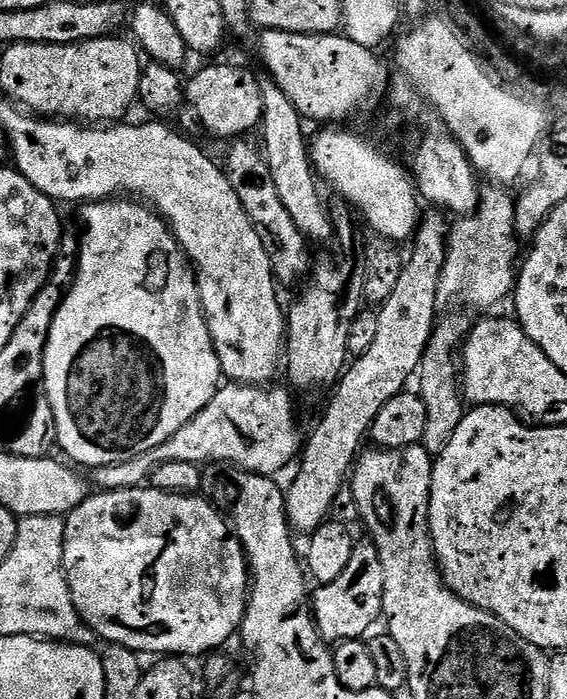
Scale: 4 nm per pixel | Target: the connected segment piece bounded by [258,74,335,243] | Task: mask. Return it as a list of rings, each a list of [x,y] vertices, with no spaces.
[[[261,75],[258,82],[263,100],[263,118],[260,127],[260,135],[262,134],[264,140],[262,152],[266,157],[282,205],[286,207],[294,224],[311,243],[328,240],[330,242],[335,235],[335,228],[328,208],[327,206],[325,208],[318,192],[319,183],[311,165],[310,144],[308,138],[304,136],[303,117],[286,98],[286,94],[282,94],[282,90],[271,76]]]

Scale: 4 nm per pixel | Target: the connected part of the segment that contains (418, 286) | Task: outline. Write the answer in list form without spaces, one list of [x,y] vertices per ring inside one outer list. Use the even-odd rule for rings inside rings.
[[[428,211],[423,213],[416,229],[414,243],[411,245],[412,253],[407,253],[406,263],[394,292],[379,305],[378,335],[374,337],[370,350],[355,357],[345,367],[344,375],[331,393],[332,401],[329,402],[320,425],[306,436],[306,443],[298,457],[300,469],[292,480],[292,489],[289,487],[284,497],[293,533],[314,533],[331,517],[328,515],[331,514],[340,491],[343,488],[345,491],[346,481],[362,452],[360,443],[371,433],[374,418],[378,418],[382,406],[386,406],[390,398],[409,387],[408,379],[411,376],[413,379],[419,373],[424,351],[438,323],[438,286],[448,253],[450,231],[449,221],[444,221],[446,216],[443,211]]]

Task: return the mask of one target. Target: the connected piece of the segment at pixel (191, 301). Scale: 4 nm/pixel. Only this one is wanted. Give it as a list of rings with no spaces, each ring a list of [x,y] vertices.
[[[132,198],[88,202],[83,205],[82,211],[84,232],[82,231],[79,237],[79,264],[76,265],[72,287],[65,293],[64,300],[54,314],[53,325],[50,326],[49,338],[45,344],[42,383],[44,382],[43,395],[50,402],[56,419],[59,451],[64,451],[73,465],[85,464],[85,469],[91,470],[118,462],[130,462],[130,458],[138,458],[138,454],[146,454],[146,450],[154,450],[154,446],[162,446],[162,442],[166,442],[170,434],[178,434],[178,430],[182,430],[182,426],[186,426],[186,422],[190,422],[190,418],[194,418],[194,414],[198,414],[210,402],[210,398],[214,398],[217,388],[222,384],[222,373],[212,335],[204,317],[200,287],[196,284],[196,269],[181,250],[176,236],[163,216],[152,211],[147,204]]]

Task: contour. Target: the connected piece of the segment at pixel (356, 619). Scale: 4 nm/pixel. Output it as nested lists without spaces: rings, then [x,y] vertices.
[[[371,539],[353,543],[350,563],[346,570],[334,578],[334,582],[319,585],[311,593],[312,616],[316,619],[316,629],[320,637],[335,646],[346,640],[359,640],[373,631],[376,623],[381,623],[384,614],[384,587],[386,574],[382,574],[382,558]]]

